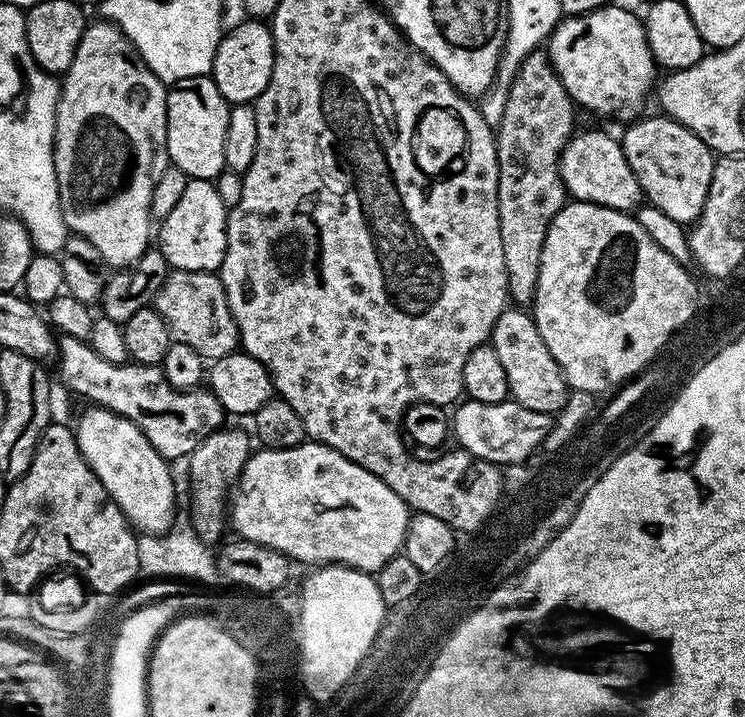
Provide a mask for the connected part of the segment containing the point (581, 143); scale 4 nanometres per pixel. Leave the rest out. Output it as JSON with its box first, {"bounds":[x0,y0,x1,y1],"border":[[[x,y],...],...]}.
{"bounds":[560,131,642,213],"border":[[[577,131],[575,135],[573,135],[572,139],[569,140],[568,145],[560,151],[560,181],[564,184],[564,191],[567,193],[572,200],[585,200],[586,202],[590,202],[591,204],[601,204],[602,206],[606,206],[607,208],[613,208],[614,210],[618,210],[619,212],[627,212],[631,213],[633,209],[637,207],[641,203],[642,193],[640,191],[640,183],[638,182],[638,178],[634,178],[634,170],[630,170],[630,162],[626,162],[626,154],[624,153],[624,145],[621,143],[619,139],[616,140],[612,136],[607,136],[604,132],[580,132]]]}

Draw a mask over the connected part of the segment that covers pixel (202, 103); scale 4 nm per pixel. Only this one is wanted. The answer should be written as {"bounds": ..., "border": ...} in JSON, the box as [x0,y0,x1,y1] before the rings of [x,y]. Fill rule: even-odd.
{"bounds":[168,75,229,181],"border":[[[211,75],[179,80],[168,88],[168,158],[189,178],[215,181],[225,171],[224,147],[229,107]]]}

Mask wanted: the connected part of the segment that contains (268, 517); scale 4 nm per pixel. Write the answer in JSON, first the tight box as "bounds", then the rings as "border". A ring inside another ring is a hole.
{"bounds":[230,442,410,574],"border":[[[305,442],[293,448],[264,448],[253,451],[248,461],[245,462],[244,468],[240,471],[240,476],[230,493],[230,528],[231,531],[232,528],[236,531],[233,533],[239,539],[258,542],[262,546],[270,546],[287,556],[289,561],[301,560],[304,564],[312,564],[308,566],[343,564],[345,568],[357,568],[360,572],[376,574],[380,568],[386,565],[386,562],[401,555],[409,519],[410,509],[408,505],[402,498],[398,498],[398,494],[394,494],[394,490],[390,490],[390,486],[386,486],[386,482],[382,482],[382,478],[370,474],[370,470],[362,470],[362,466],[358,466],[354,462],[350,462],[350,458],[338,454],[338,450],[315,442]]]}

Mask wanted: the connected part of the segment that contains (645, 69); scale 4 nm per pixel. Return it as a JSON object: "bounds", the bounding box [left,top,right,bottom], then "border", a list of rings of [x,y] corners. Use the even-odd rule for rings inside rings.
{"bounds":[546,6,658,122],"border":[[[605,6],[581,16],[564,16],[548,37],[546,51],[558,78],[562,78],[562,86],[566,86],[579,107],[581,104],[600,116],[617,116],[623,122],[641,115],[640,107],[643,106],[644,99],[650,96],[658,80],[658,65],[648,45],[643,19],[624,8]]]}

